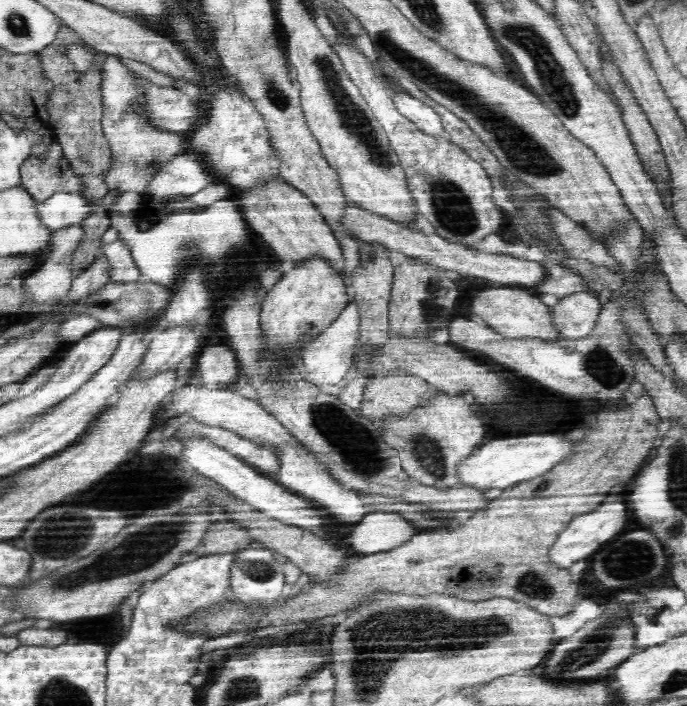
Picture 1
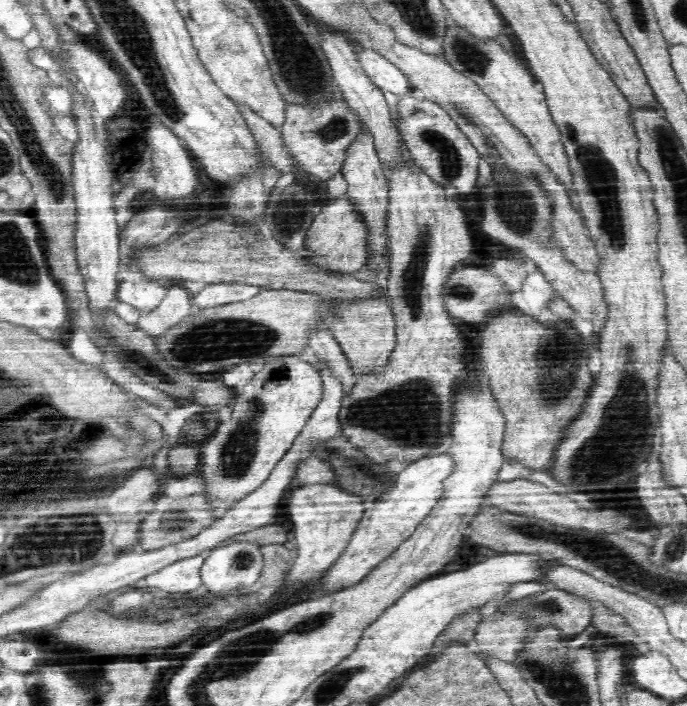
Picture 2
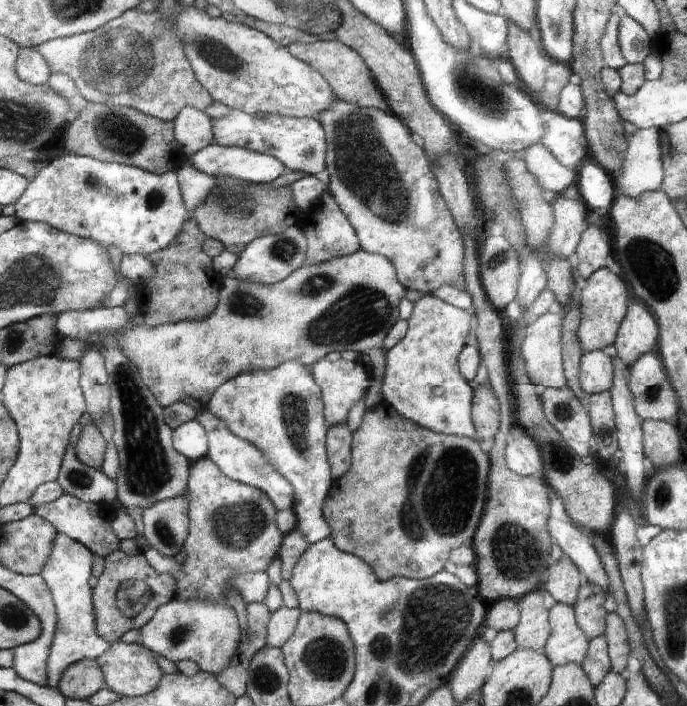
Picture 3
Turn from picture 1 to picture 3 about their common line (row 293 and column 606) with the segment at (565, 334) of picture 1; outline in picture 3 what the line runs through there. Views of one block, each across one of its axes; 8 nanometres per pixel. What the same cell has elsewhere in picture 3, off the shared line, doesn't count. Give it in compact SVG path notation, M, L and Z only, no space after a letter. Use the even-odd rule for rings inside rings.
M562 505L558 516L551 514L549 519L552 540L563 550L563 554L574 561L588 577L588 582L604 589L608 593L608 576L600 562L600 554L594 546L591 534L577 527L568 516L565 506Z

